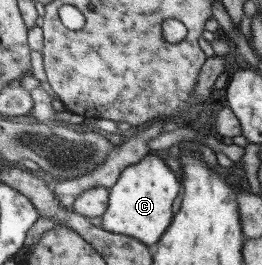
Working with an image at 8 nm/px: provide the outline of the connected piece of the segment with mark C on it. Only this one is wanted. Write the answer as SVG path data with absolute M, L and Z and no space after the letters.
M151 154L144 155L141 161L124 167L117 181L108 189L108 208L102 215L101 227L111 233L128 235L154 248L174 218L173 203L178 199L179 189L181 189L179 176L169 168L165 159Z

